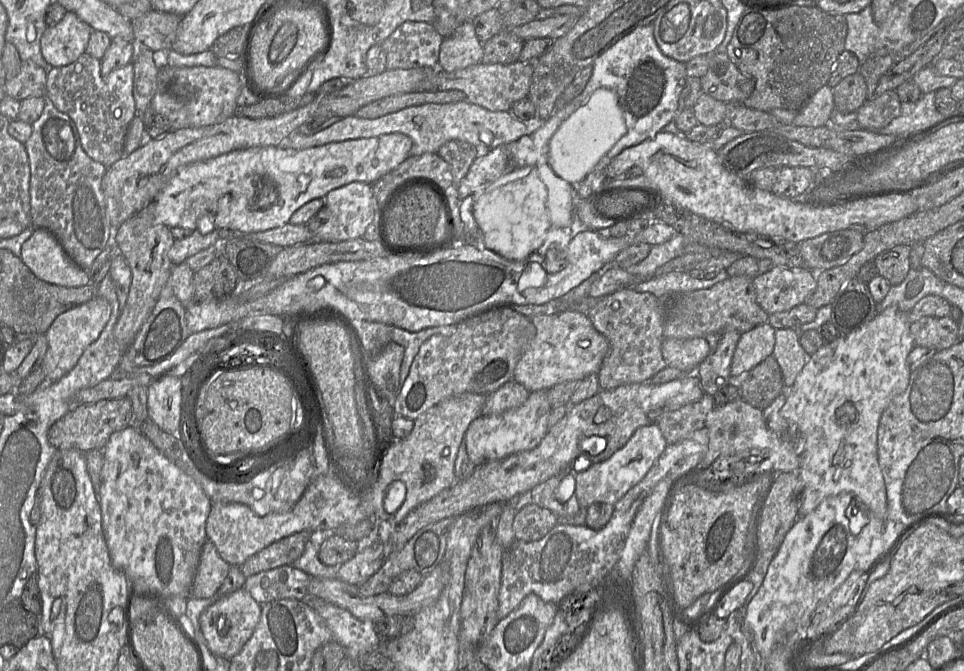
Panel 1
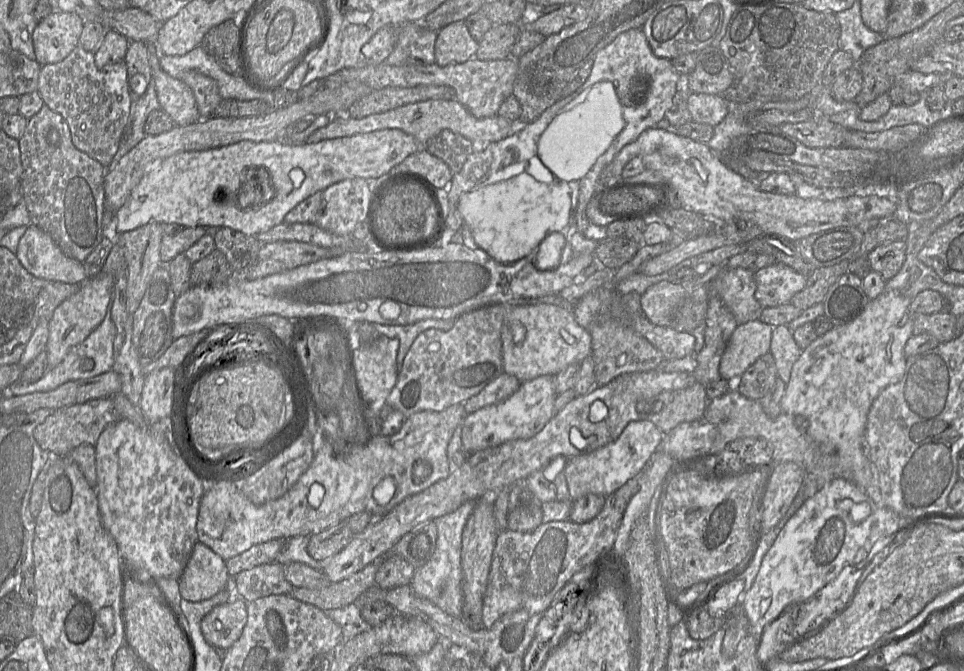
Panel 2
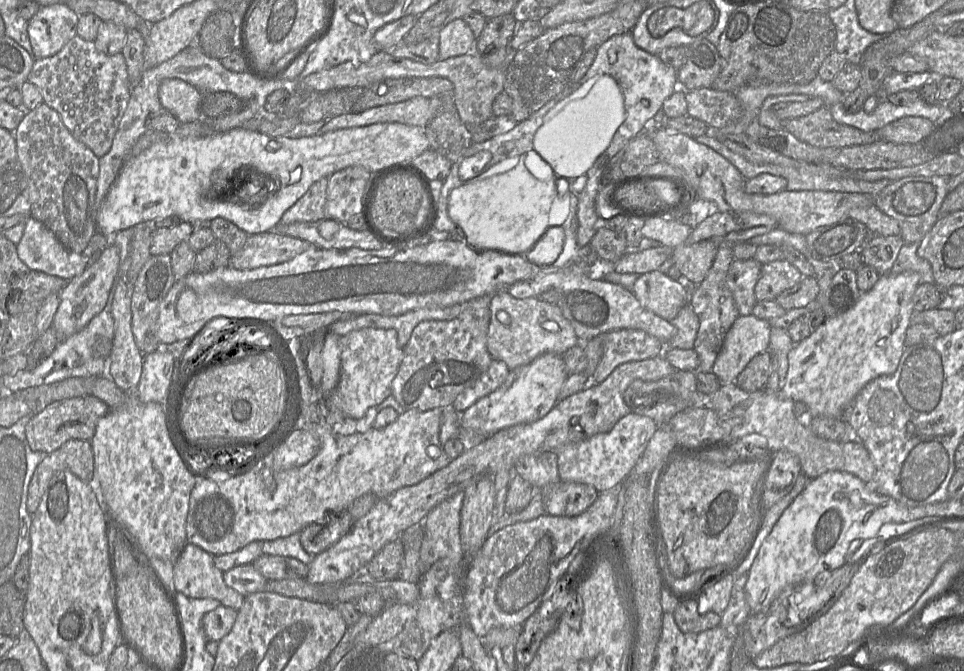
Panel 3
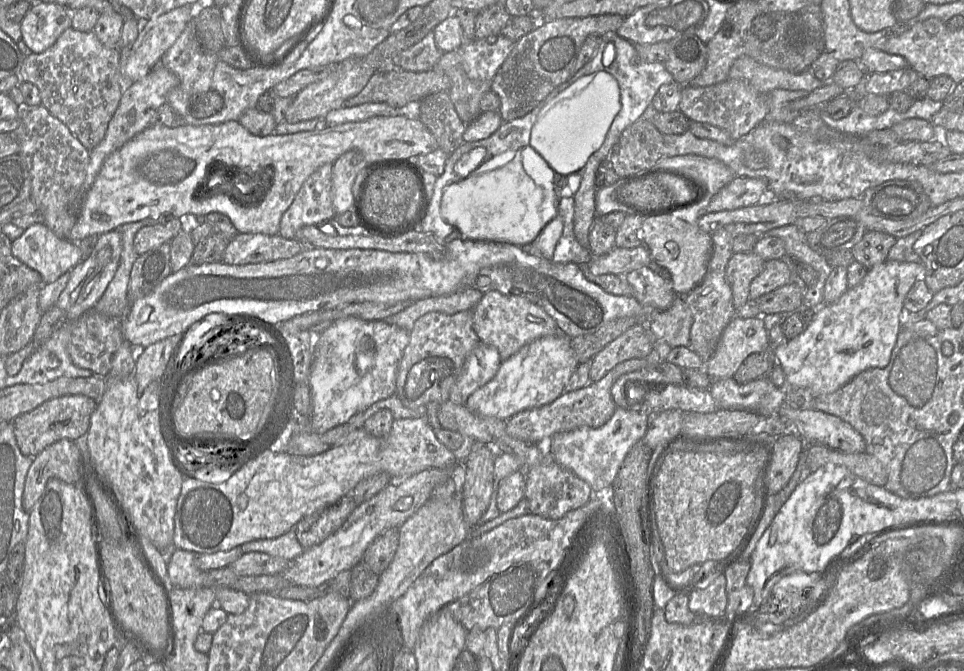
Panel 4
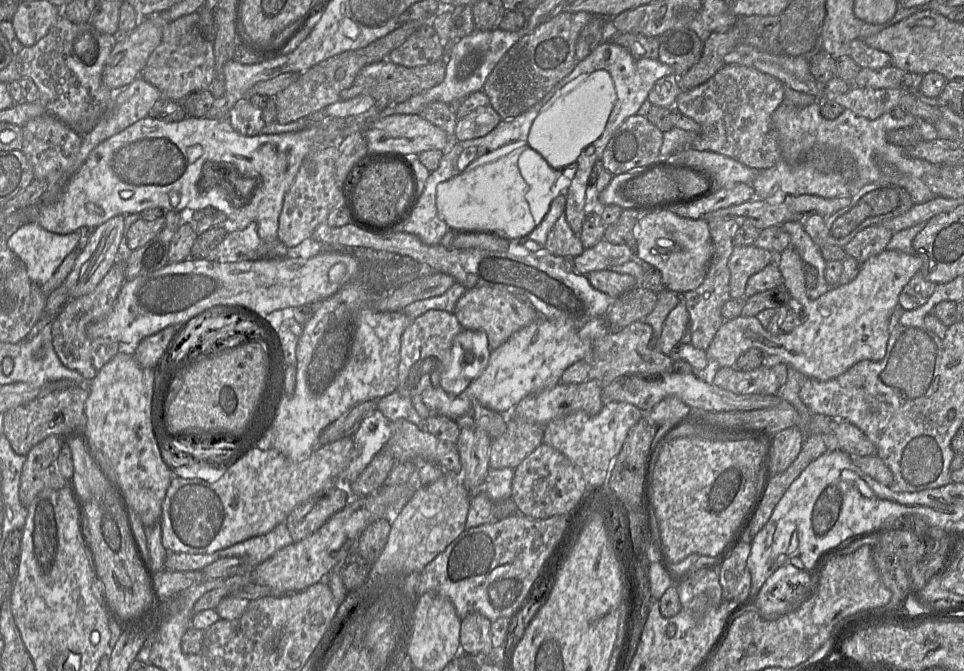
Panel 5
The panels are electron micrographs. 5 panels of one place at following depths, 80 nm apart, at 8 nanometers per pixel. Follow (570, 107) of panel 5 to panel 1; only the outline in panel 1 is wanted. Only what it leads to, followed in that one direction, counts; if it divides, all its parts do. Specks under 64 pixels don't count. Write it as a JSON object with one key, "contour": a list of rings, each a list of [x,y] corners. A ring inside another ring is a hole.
{"contour":[[[599,88],[589,101],[572,113],[549,142],[548,165],[554,173],[571,185],[581,182],[598,161],[627,132],[618,96],[608,88]]]}

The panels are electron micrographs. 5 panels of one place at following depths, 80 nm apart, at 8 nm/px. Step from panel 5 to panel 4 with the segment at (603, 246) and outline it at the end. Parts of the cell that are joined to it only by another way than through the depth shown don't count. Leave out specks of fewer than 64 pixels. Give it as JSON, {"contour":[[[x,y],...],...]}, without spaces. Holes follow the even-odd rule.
{"contour":[[[645,245],[636,248],[615,247],[603,256],[592,257],[587,267],[594,275],[626,274],[647,266],[651,261],[649,250]]]}

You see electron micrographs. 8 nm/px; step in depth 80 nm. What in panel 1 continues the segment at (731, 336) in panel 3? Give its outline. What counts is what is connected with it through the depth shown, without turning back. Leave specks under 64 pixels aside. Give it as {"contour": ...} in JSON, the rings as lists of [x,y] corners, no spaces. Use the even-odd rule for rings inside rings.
{"contour":[[[764,323],[740,334],[731,364],[731,376],[740,380],[745,373],[772,355],[776,329]]]}

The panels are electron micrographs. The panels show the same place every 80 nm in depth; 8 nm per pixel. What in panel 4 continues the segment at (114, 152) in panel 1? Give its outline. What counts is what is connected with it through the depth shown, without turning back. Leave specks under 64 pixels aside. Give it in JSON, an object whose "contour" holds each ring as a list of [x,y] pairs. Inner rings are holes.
{"contour":[[[73,27],[66,29],[57,41],[52,45],[49,49],[42,53],[32,53],[25,57],[24,62],[20,68],[19,75],[22,81],[27,81],[34,84],[40,93],[41,105],[44,106],[54,117],[60,120],[67,128],[71,131],[71,133],[81,142],[81,144],[87,148],[89,151],[96,147],[105,137],[108,124],[114,115],[119,102],[121,100],[122,94],[124,91],[129,88],[133,83],[124,78],[120,71],[120,49],[118,48],[109,48],[102,44],[95,33],[93,31],[89,32],[81,32],[75,30]]]}

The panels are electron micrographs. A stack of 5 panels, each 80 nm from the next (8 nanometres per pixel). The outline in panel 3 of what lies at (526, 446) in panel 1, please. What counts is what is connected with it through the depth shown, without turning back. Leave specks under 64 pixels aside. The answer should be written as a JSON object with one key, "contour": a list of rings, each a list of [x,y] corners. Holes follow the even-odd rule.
{"contour":[[[542,354],[531,363],[510,370],[507,379],[497,390],[461,413],[460,426],[488,438],[502,429],[535,422],[546,416],[555,406],[567,378],[562,355]]]}

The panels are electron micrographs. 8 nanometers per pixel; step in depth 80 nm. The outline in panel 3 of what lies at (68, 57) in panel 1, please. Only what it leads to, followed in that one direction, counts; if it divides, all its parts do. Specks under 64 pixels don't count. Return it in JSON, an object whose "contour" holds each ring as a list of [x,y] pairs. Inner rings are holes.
{"contour":[[[66,4],[41,6],[28,20],[28,37],[36,59],[57,54],[77,35],[78,18]]]}

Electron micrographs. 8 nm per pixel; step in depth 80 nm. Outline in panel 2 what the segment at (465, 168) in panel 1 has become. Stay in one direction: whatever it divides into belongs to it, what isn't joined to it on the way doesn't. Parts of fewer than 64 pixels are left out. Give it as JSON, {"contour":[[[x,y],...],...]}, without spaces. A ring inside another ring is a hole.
{"contour":[[[451,130],[441,131],[423,148],[445,161],[453,173],[460,171],[468,156],[474,152],[471,140]]]}

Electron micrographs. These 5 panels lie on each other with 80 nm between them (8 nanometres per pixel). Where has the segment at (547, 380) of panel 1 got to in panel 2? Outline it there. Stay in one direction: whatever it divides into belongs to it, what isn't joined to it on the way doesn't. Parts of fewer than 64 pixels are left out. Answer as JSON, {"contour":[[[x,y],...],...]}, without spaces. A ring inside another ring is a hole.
{"contour":[[[550,304],[503,306],[506,316],[501,341],[505,372],[520,382],[544,375],[556,376],[567,366],[592,355],[590,332],[576,322],[571,308]]]}

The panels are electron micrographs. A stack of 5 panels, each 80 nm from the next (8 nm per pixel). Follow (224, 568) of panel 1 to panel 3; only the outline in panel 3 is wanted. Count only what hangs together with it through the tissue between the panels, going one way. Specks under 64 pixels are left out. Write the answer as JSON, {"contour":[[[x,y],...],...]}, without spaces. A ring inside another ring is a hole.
{"contour":[[[187,543],[174,561],[175,588],[187,597],[214,598],[239,611],[246,597],[226,585],[224,572],[215,566],[213,557],[199,546]]]}

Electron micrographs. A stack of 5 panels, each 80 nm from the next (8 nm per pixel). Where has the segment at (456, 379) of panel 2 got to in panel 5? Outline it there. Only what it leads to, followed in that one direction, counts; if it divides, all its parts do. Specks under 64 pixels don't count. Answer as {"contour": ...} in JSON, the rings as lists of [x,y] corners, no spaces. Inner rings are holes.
{"contour":[[[429,310],[412,320],[401,337],[396,391],[412,398],[428,388],[439,387],[442,375],[451,363],[453,341],[462,330],[454,313],[443,310]]]}

